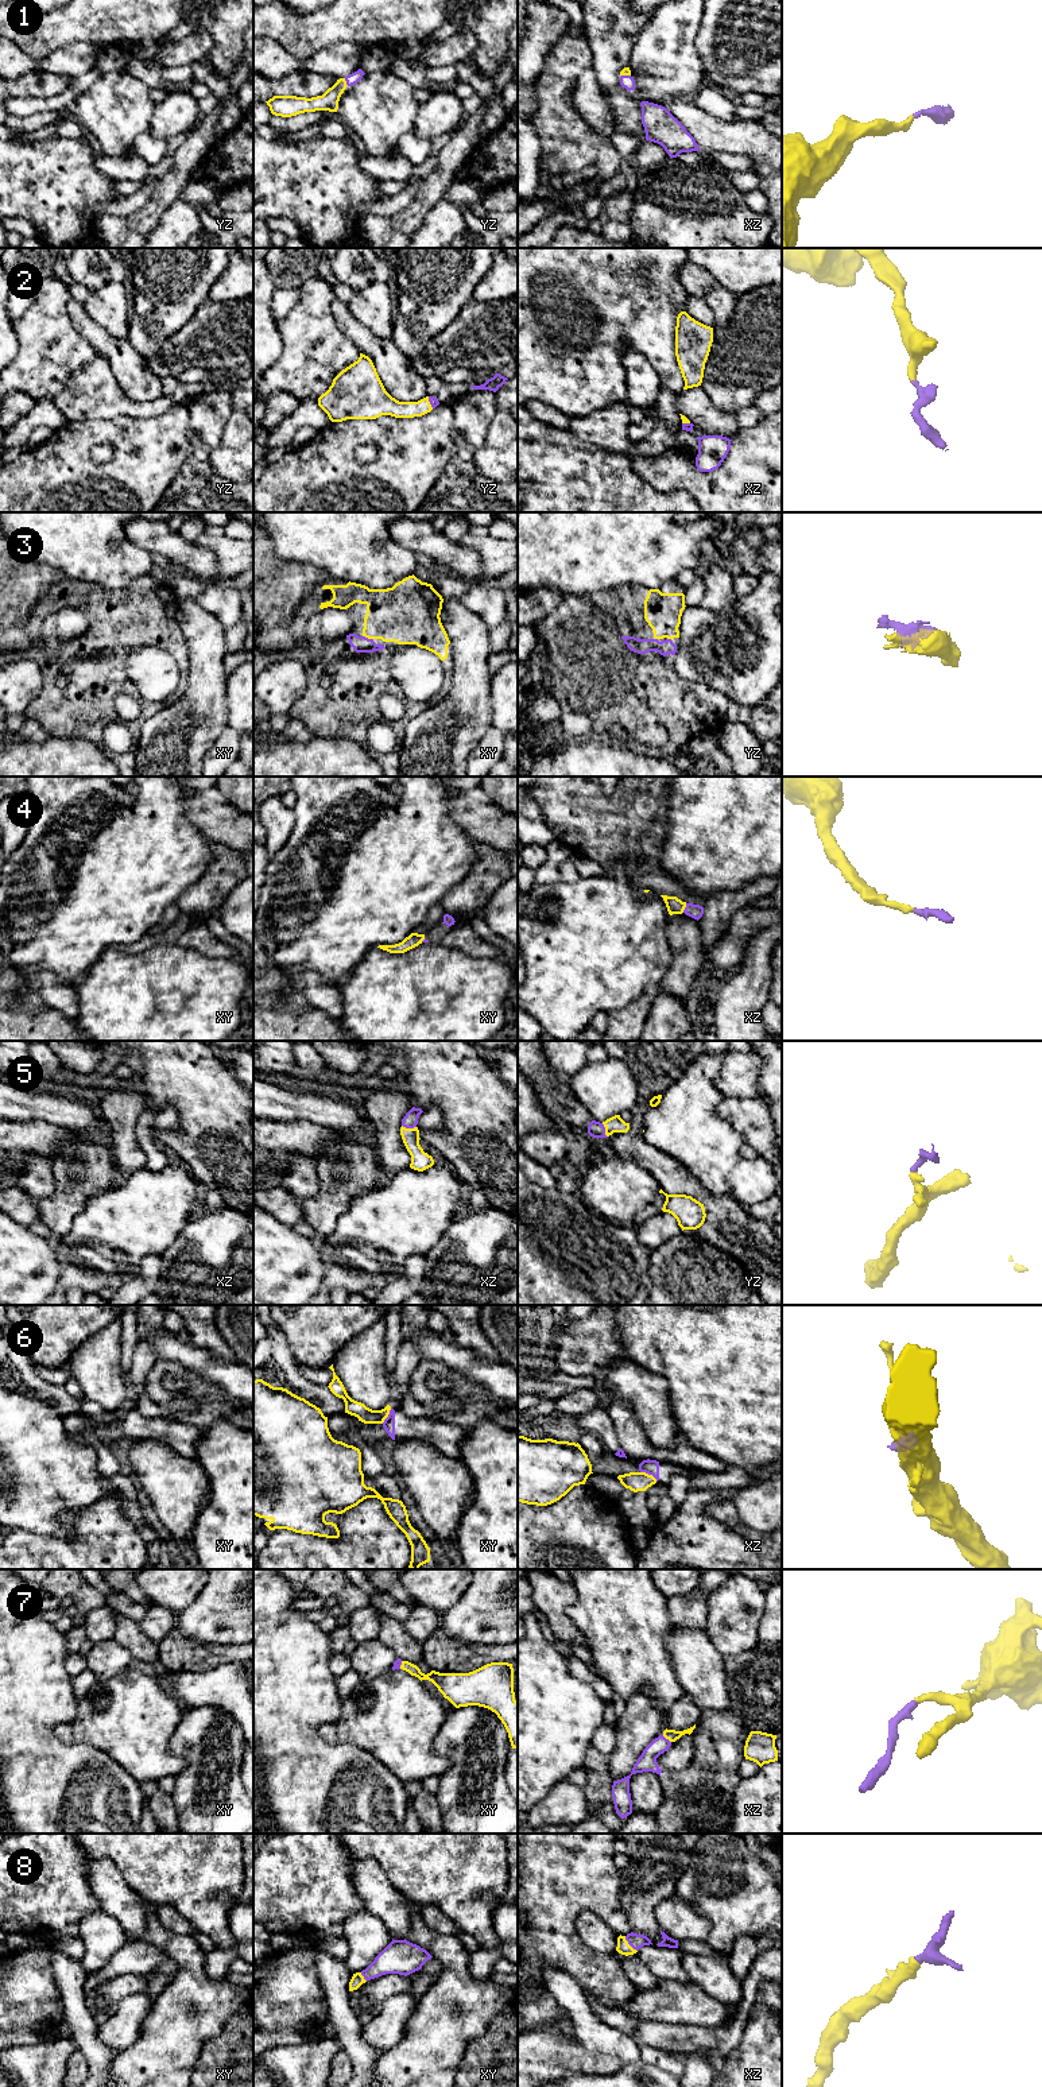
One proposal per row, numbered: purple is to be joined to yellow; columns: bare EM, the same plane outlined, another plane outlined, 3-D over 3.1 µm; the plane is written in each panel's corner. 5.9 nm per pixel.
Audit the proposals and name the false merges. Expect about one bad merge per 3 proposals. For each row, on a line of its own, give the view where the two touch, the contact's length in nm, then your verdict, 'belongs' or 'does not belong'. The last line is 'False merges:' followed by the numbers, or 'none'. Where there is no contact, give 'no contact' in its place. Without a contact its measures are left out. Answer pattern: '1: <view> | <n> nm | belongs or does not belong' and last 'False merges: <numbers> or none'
1: yz | 50 nm | belongs
2: yz | 80 nm | belongs
3: xy | 70 nm | belongs
4: xz | 60 nm | belongs
5: xz | 90 nm | belongs
6: xz | 120 nm | does not belong
7: xz | 80 nm | belongs
8: xz | 120 nm | belongs
False merges: 6

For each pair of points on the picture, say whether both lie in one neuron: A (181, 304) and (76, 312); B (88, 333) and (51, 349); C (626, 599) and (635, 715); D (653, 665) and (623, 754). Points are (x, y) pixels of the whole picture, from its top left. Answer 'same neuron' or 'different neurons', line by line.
A: different neurons
B: different neurons
C: same neuron
D: different neurons

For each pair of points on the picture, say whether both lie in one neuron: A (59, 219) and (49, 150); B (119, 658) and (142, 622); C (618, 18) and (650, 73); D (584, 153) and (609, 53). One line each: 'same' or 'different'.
A: same
B: same
C: different
D: different

